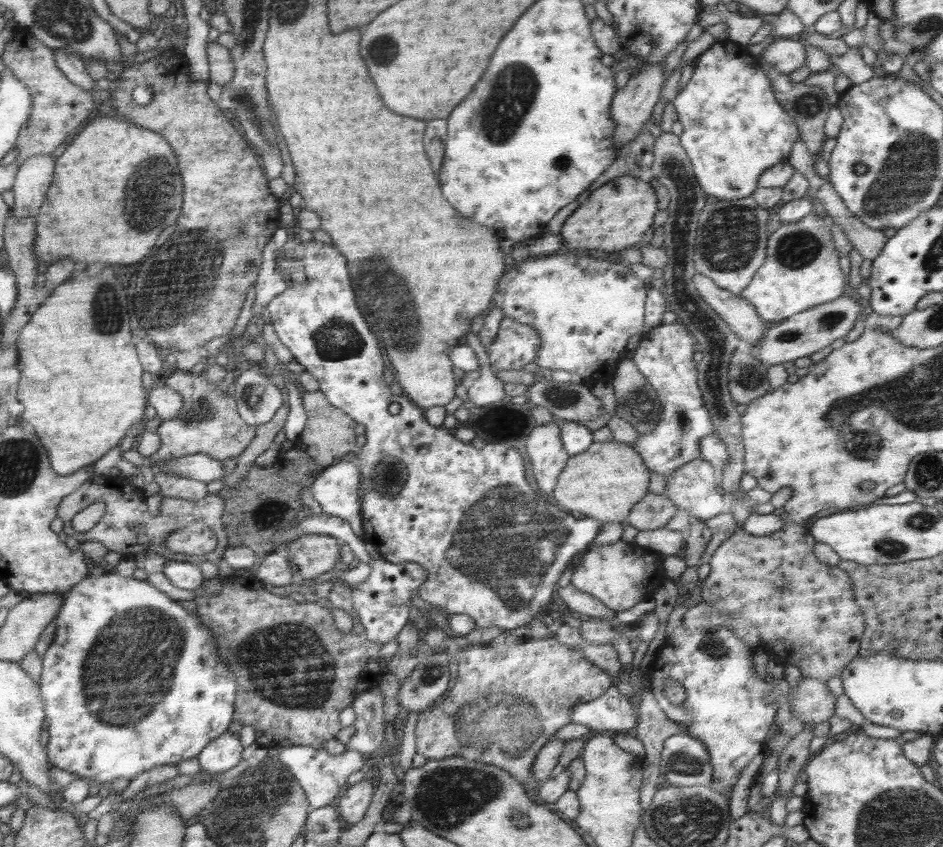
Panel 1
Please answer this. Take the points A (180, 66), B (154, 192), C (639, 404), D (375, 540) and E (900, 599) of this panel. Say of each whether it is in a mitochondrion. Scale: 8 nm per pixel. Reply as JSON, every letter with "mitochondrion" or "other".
{"A":"other","B":"mitochondrion","C":"mitochondrion","D":"other","E":"other"}

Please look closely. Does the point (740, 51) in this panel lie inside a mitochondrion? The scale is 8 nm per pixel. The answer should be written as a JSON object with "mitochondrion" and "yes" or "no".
{"mitochondrion":"no"}

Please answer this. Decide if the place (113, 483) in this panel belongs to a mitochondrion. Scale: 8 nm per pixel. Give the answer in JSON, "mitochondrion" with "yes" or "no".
{"mitochondrion":"no"}

